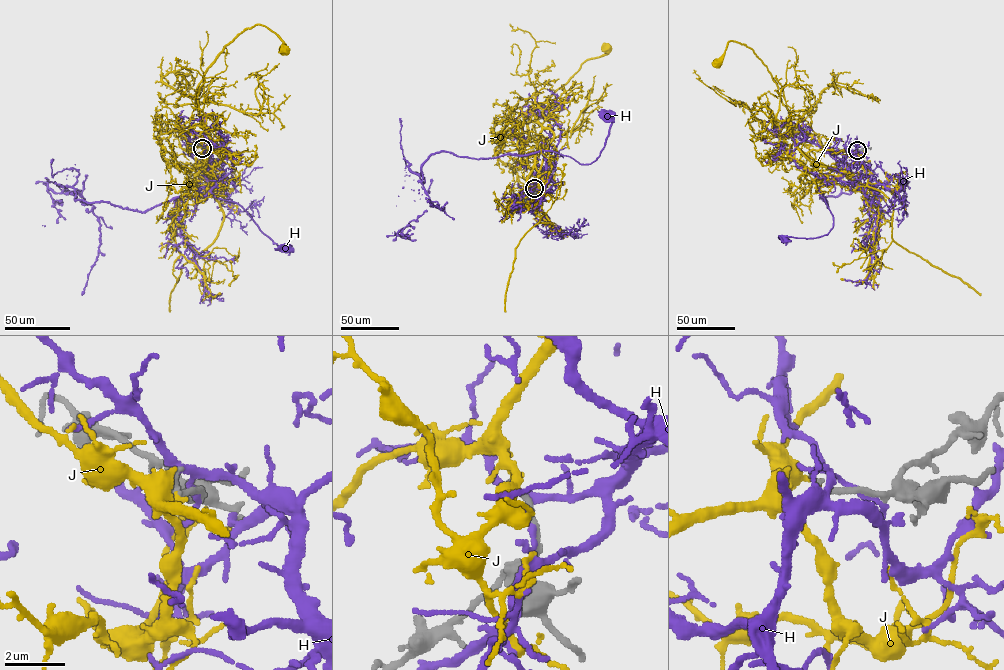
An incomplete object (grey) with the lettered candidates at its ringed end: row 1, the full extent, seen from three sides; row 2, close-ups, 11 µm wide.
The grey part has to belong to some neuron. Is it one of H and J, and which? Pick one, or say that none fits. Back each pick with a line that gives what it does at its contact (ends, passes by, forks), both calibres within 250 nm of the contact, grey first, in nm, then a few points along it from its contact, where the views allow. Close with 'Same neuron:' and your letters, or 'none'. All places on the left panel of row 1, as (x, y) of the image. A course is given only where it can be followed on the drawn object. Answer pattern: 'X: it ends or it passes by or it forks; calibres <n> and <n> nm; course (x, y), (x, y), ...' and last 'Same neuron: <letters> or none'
Same neuron: none

